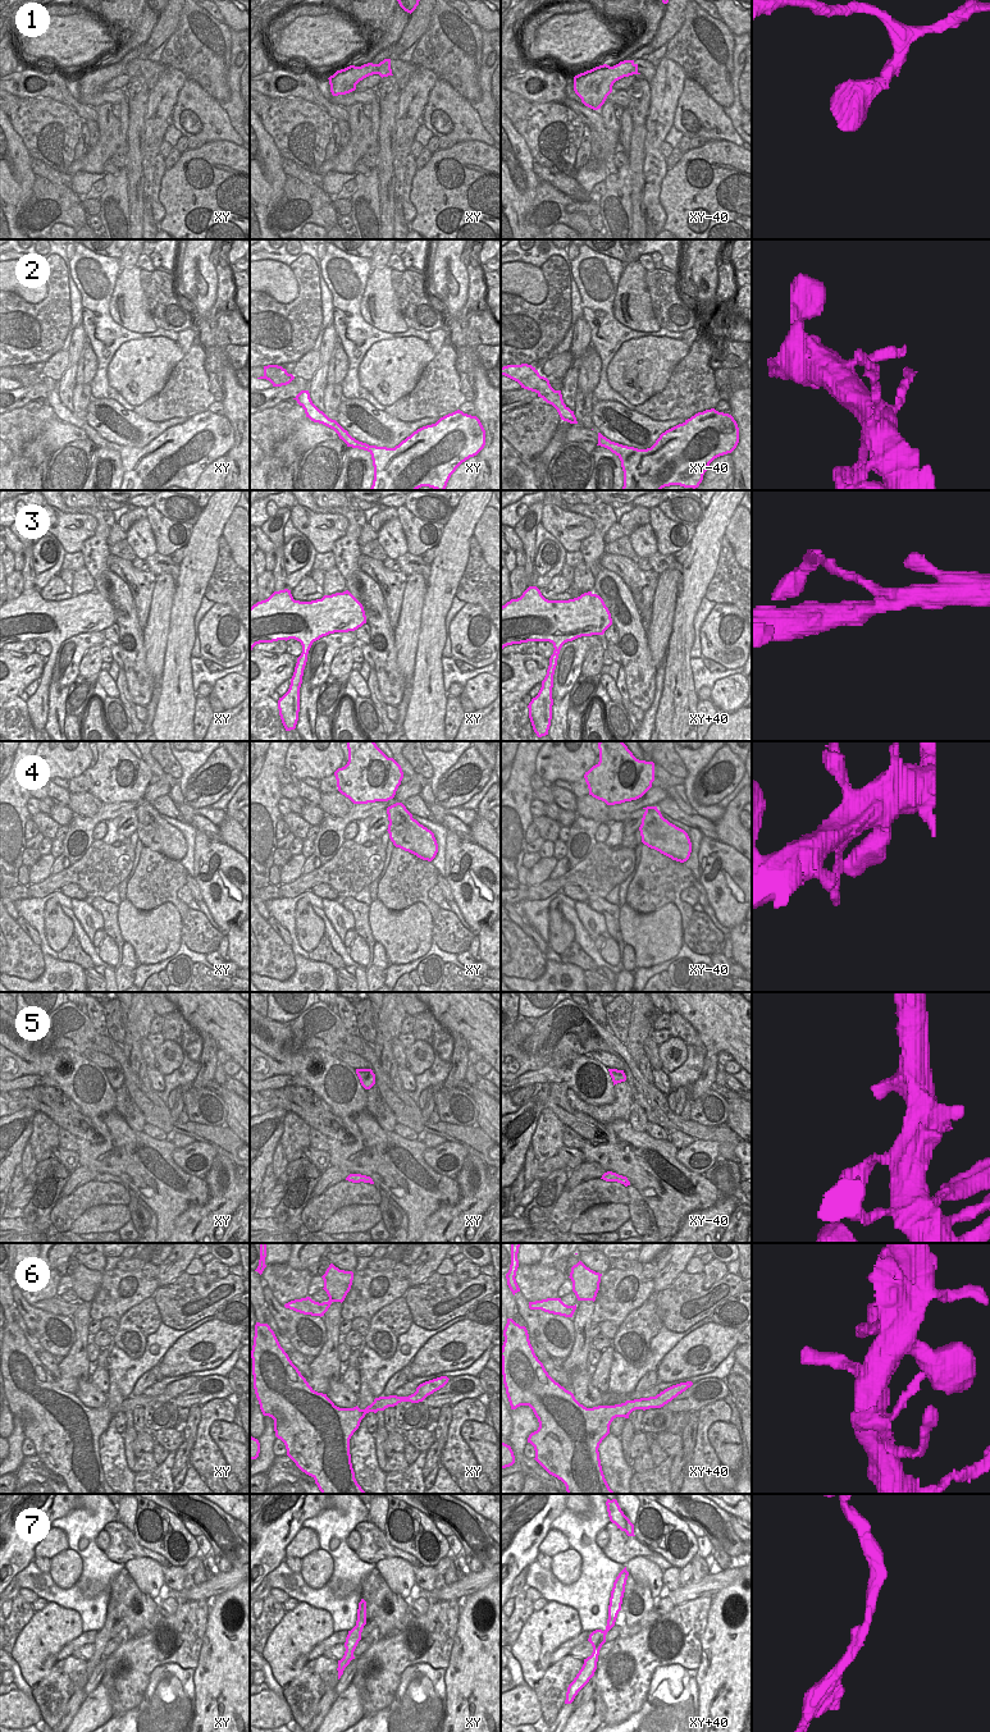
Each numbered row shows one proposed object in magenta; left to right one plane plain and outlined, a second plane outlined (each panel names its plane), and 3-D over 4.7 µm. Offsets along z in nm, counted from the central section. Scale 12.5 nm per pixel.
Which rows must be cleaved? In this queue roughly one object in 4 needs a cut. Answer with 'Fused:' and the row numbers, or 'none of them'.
Fused: 2

